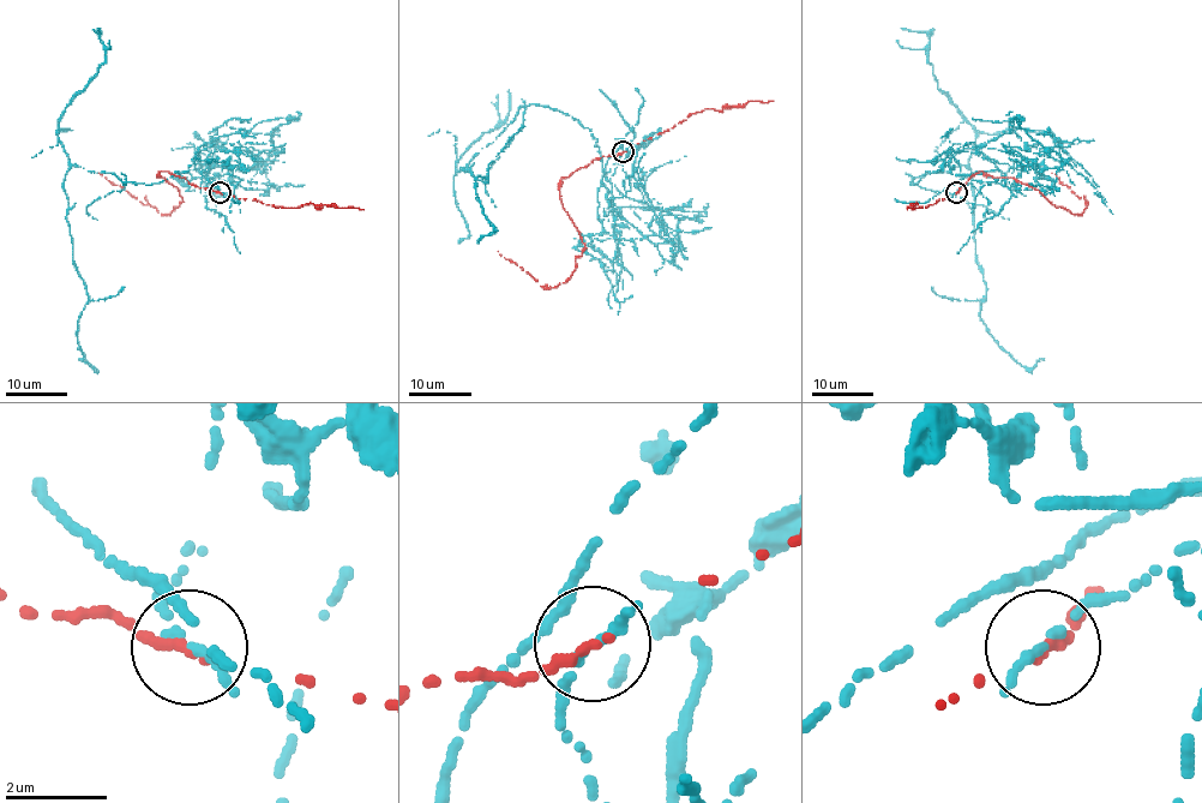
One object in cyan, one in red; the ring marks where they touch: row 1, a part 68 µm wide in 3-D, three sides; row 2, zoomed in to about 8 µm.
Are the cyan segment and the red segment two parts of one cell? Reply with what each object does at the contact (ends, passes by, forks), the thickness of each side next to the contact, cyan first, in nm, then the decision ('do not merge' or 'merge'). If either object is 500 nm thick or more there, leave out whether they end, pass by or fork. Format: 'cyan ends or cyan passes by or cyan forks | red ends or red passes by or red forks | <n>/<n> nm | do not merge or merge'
cyan ends | red ends | 260/260 nm | do not merge

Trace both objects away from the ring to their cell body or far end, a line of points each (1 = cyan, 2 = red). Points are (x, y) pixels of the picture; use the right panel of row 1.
1: (956, 192), (998, 184), (945, 163), (975, 147), (909, 181), (971, 171), (980, 317), (1028, 369), (1044, 360)
2: (956, 192), (981, 171), (1027, 184), (1050, 202), (1073, 214), (1082, 214), (1087, 203), (1051, 173)

